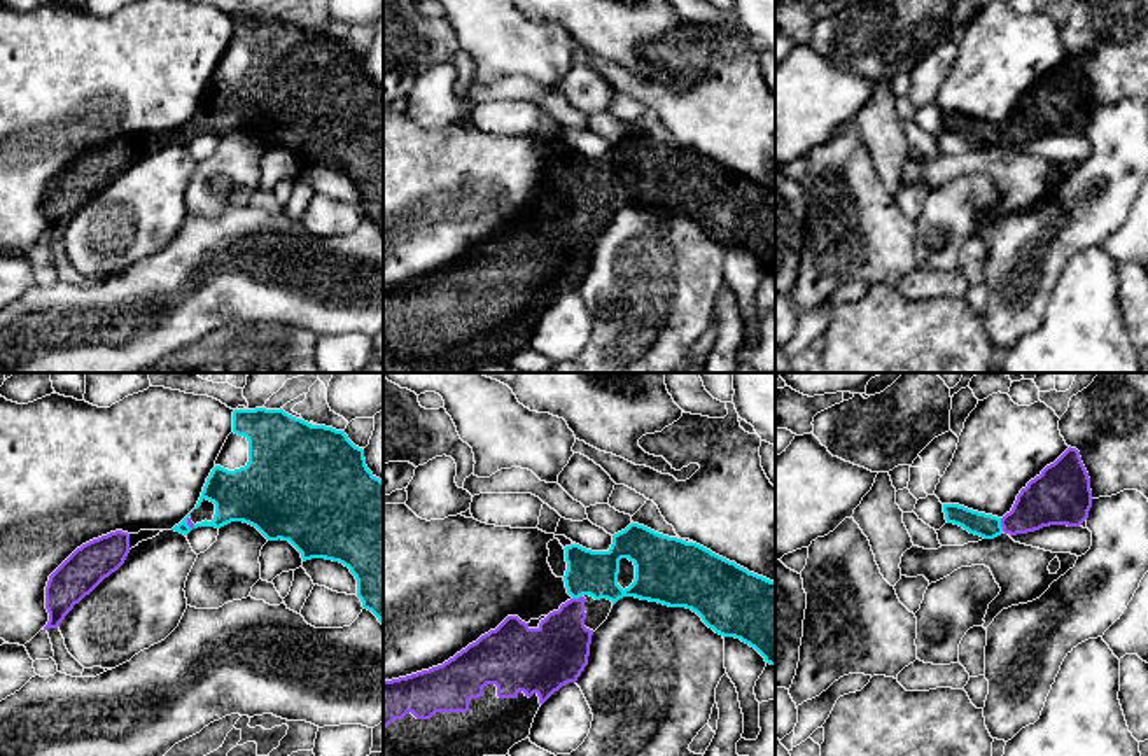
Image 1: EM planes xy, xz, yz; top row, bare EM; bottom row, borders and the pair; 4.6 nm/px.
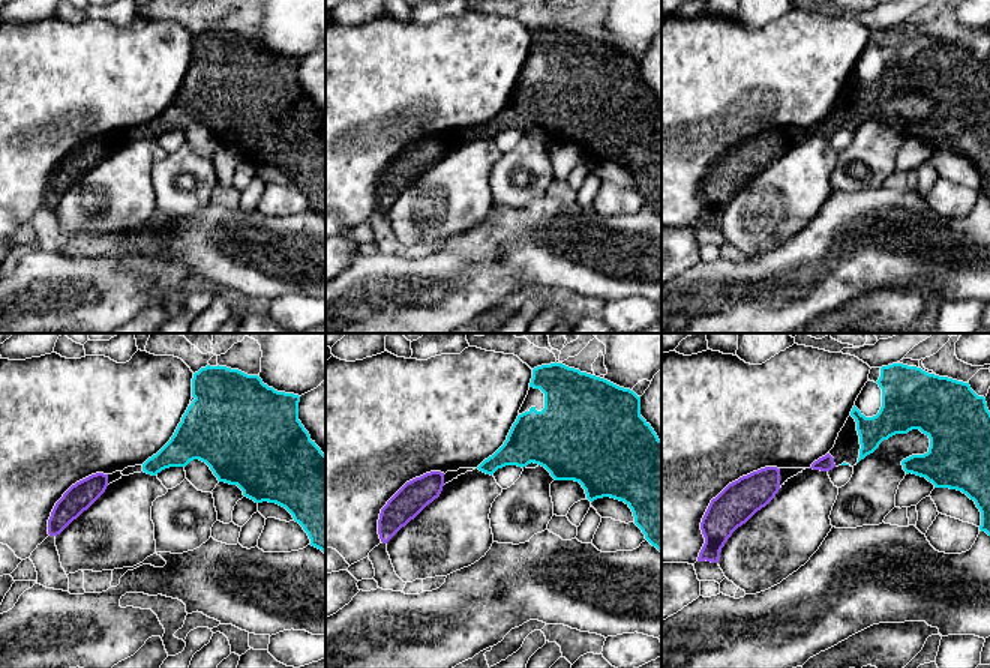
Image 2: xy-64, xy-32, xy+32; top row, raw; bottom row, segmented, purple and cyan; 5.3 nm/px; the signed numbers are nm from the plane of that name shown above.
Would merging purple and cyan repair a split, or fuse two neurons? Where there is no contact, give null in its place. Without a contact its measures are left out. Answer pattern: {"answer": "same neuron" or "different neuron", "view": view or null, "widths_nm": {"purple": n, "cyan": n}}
{"answer": "same neuron", "view": "yz", "widths_nm": {"purple": 240, "cyan": 110}}

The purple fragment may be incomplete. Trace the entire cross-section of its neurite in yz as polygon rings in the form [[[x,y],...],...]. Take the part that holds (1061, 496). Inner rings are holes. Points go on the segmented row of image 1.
[[[1068,448],[1054,464],[1046,466],[1040,476],[1031,480],[1026,488],[1020,490],[1010,513],[1003,518],[978,513],[959,504],[943,504],[947,523],[954,523],[968,530],[970,534],[984,539],[994,539],[998,536],[1027,534],[1050,525],[1080,527],[1092,508],[1090,478],[1082,462],[1076,448]]]

